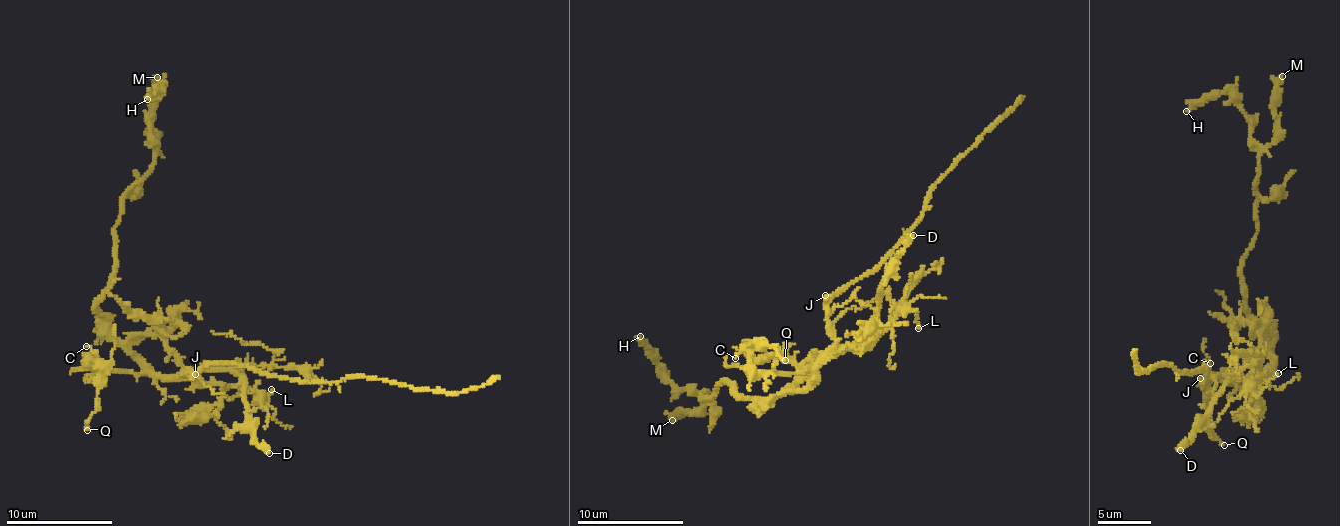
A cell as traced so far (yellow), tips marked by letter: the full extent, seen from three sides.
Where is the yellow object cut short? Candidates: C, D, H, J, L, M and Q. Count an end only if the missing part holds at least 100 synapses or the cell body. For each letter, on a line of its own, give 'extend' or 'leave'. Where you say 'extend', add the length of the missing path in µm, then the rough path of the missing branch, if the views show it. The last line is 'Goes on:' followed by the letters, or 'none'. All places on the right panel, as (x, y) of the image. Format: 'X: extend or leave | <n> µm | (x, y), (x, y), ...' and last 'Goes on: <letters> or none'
C: leave
D: leave
H: leave
J: leave
L: leave
M: leave
Q: leave
Goes on: none

